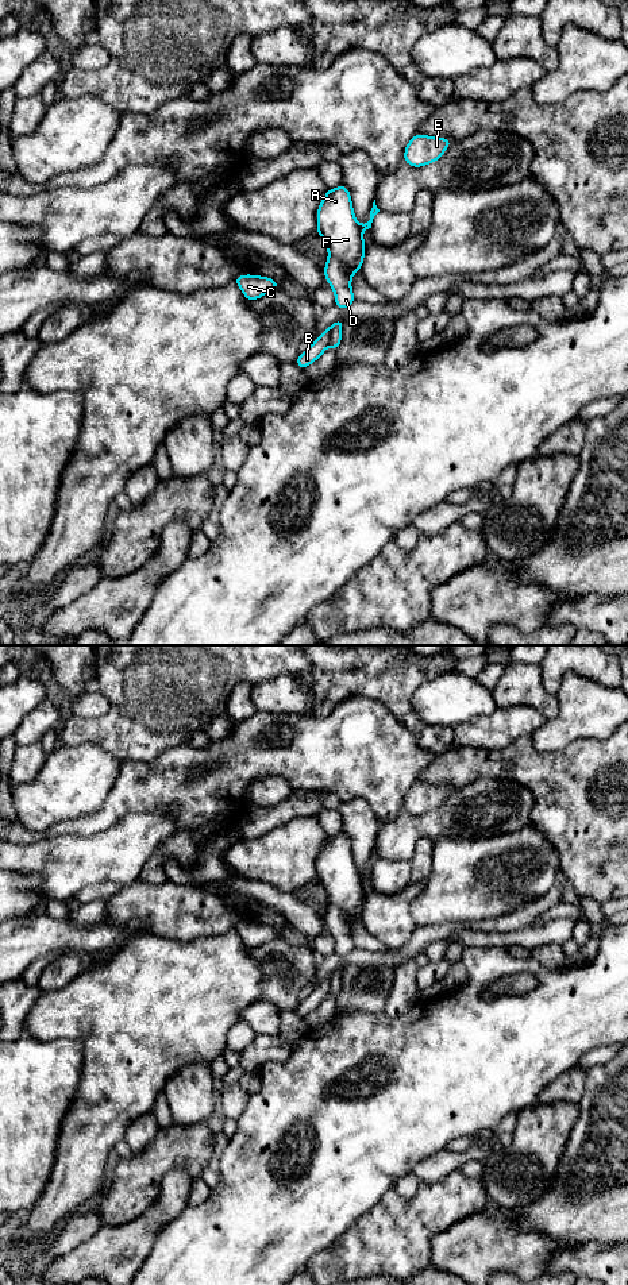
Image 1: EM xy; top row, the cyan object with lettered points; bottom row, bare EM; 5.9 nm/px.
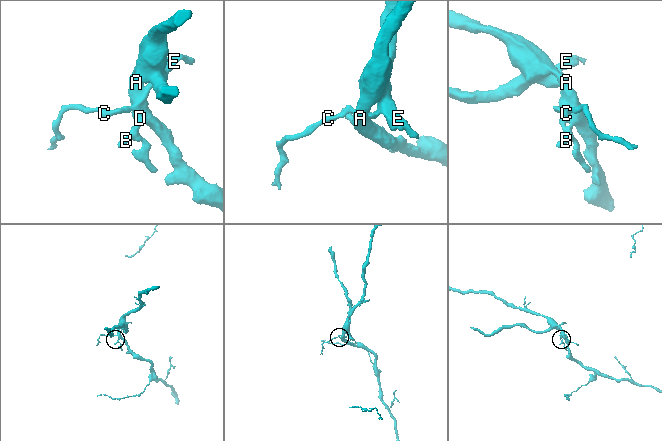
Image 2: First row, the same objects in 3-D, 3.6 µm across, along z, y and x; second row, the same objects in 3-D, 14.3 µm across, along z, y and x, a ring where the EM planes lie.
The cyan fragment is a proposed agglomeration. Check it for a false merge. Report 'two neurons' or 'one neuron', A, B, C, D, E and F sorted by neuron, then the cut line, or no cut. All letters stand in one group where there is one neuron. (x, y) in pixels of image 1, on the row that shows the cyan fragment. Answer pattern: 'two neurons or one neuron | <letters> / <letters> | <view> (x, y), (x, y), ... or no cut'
two neurons | A B F / C D E | xy (328, 257), (334, 257), (342, 265), (350, 282)

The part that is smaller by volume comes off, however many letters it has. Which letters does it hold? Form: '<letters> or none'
C, D, E

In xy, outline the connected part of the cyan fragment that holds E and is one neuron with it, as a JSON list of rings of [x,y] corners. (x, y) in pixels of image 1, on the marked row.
[[[416,134],[405,147],[404,162],[413,167],[434,163],[439,161],[451,143],[452,140],[447,138]]]

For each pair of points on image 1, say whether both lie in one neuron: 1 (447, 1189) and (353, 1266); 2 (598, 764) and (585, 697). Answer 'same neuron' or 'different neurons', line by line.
1: same neuron
2: different neurons

